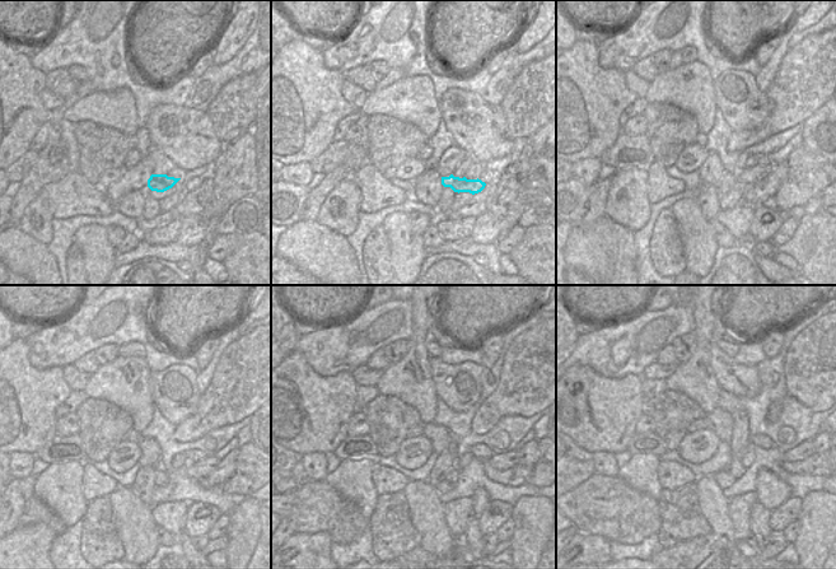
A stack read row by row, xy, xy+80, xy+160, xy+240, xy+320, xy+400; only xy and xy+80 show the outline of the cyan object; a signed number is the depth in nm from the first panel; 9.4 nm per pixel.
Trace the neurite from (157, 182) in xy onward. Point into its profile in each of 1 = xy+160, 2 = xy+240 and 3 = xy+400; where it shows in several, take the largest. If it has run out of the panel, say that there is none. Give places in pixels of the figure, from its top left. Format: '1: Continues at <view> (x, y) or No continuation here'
1: Continues at xy+160 (751, 187)
2: Continues at xy+240 (205, 466)
3: Continues at xy+400 (806, 449).

